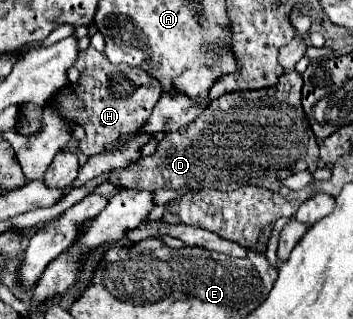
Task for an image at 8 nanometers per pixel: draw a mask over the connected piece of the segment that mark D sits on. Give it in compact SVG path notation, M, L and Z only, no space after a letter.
M297 70L285 72L279 78L279 84L269 90L249 90L249 92L227 92L219 96L217 100L211 100L209 106L189 124L175 132L165 132L163 138L157 142L157 150L143 156L137 164L115 170L107 178L115 188L127 188L127 190L147 190L153 192L157 188L165 190L203 190L203 188L215 188L215 190L237 190L241 186L263 186L267 190L277 192L281 188L281 180L277 174L281 170L291 168L297 160L303 160L307 168L313 172L317 168L319 160L319 148L315 134L311 134L309 122L301 108L301 74Z

